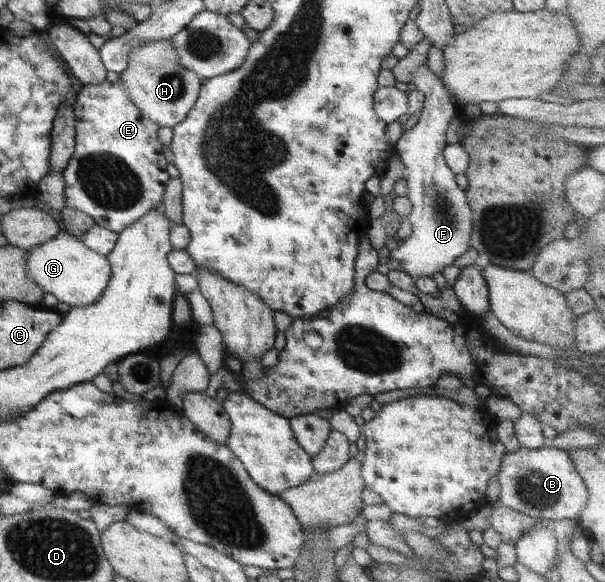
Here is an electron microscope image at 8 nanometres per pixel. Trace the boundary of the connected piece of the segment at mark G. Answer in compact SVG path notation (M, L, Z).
M61 230L58 236L40 243L28 251L26 274L45 293L53 294L58 301L75 307L96 303L108 287L112 270L107 256L102 256L88 248L74 234Z

